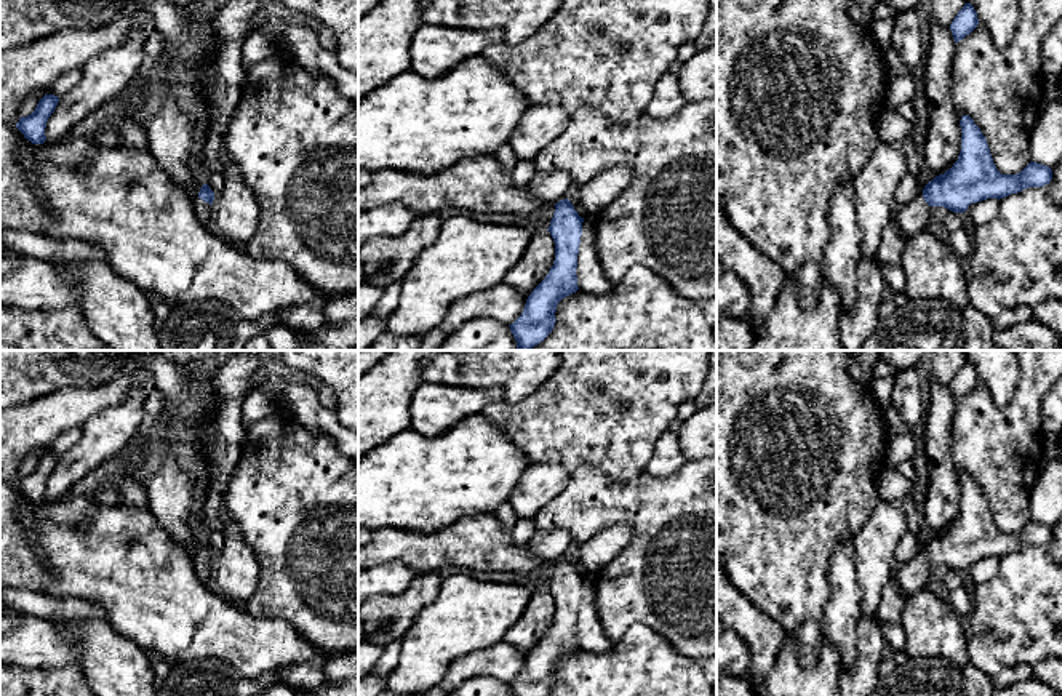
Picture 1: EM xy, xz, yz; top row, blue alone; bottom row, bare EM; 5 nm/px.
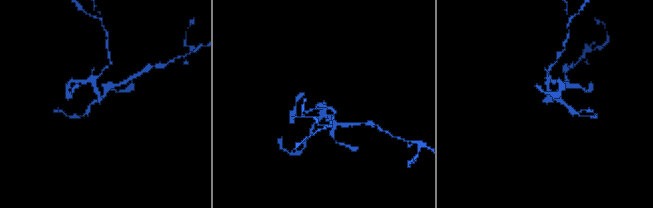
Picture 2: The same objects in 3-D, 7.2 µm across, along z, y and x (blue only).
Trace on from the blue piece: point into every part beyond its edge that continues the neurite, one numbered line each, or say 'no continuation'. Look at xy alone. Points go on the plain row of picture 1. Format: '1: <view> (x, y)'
1: xy (203, 568)

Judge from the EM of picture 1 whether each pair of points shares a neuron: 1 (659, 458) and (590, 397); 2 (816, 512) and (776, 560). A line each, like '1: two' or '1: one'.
1: two
2: one

